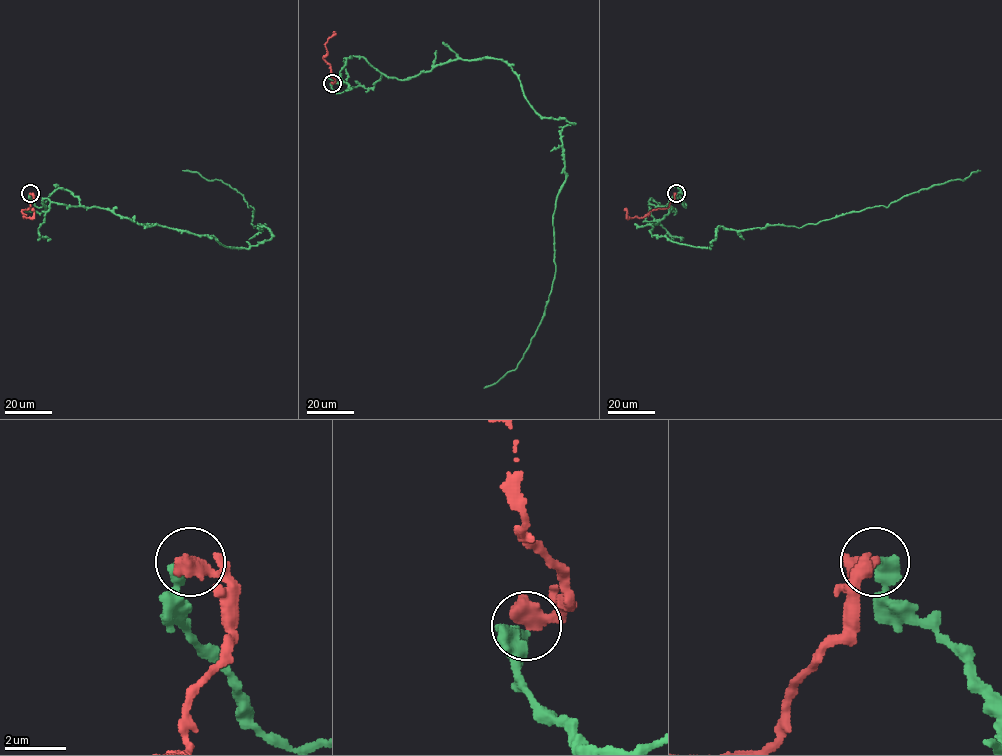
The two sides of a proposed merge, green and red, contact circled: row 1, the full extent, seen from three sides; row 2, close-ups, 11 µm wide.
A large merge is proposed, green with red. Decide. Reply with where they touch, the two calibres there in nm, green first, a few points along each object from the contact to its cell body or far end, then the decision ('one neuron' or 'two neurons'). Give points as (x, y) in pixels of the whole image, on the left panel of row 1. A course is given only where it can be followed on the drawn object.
at (30, 193); 500 nm thick on the green side, 600 nm on the other; green runs (30, 193), (40, 207), (69, 190), (81, 205), (227, 247), (271, 237), (236, 189), (182, 170); red runs (30, 193), (33, 199), (30, 207), (21, 211), (25, 215), (23, 217), (32, 217), (33, 207); two neurons

